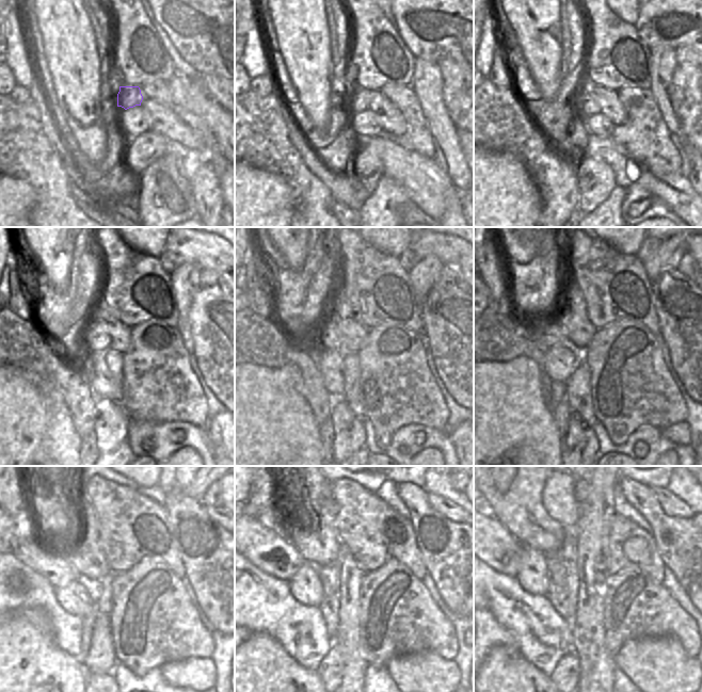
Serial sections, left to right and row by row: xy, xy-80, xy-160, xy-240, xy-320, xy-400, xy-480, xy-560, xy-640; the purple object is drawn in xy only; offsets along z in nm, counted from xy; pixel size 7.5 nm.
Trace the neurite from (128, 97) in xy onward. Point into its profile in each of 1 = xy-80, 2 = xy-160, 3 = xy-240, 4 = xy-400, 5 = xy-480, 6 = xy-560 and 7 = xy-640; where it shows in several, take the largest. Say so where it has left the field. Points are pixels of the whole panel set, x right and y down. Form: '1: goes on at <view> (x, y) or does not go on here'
1: goes on at xy-80 (360, 99)
2: goes on at xy-160 (587, 107)
3: goes on at xy-240 (95, 339)
4: goes on at xy-400 (549, 334)
5: goes on at xy-480 (54, 567)
6: goes on at xy-560 (272, 552)
7: goes on at xy-640 (495, 546)

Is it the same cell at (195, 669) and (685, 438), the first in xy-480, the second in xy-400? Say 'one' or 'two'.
one

